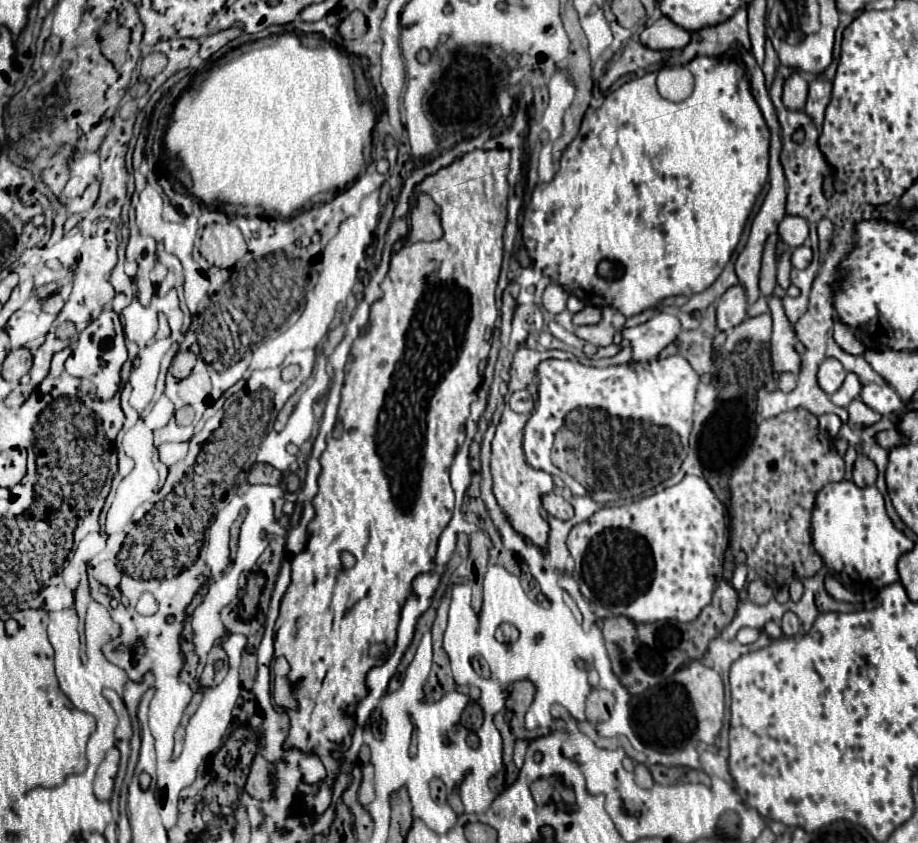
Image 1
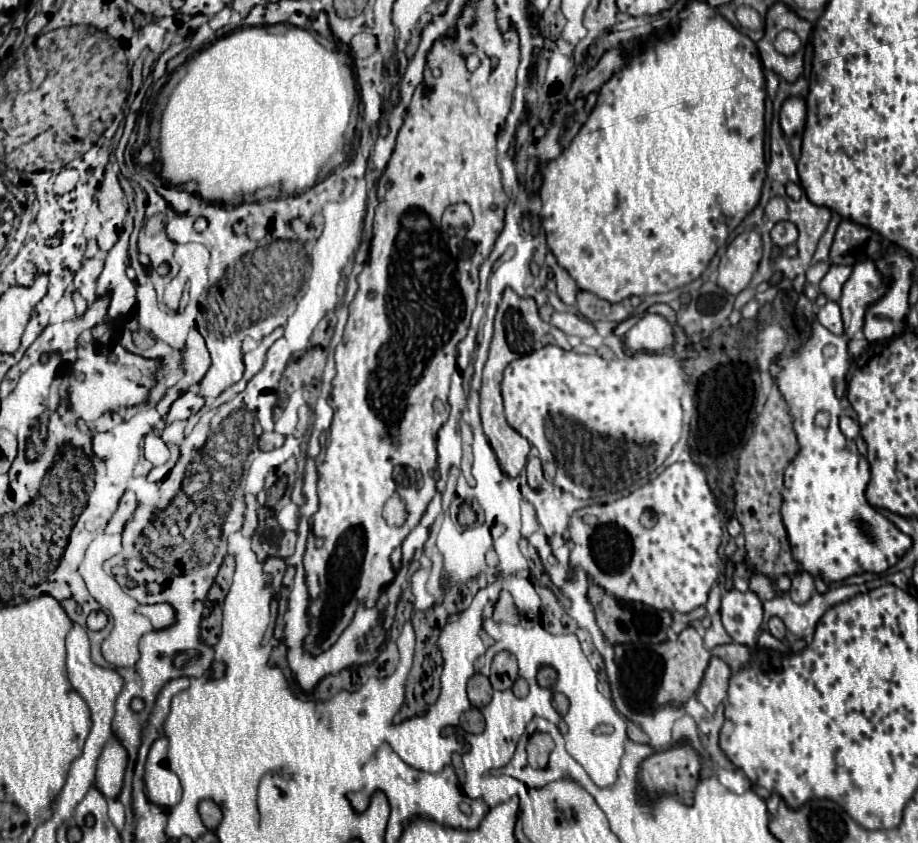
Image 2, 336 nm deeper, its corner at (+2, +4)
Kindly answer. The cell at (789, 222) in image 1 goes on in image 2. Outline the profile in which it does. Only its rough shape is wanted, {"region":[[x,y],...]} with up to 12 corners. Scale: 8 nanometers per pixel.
{"region":[[792,221],[776,223],[772,241],[782,249],[796,243]]}

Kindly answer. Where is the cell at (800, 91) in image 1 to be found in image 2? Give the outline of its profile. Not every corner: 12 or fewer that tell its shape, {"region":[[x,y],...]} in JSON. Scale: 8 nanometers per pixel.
{"region":[[790,97],[780,111],[786,137],[804,129],[806,101]]}

